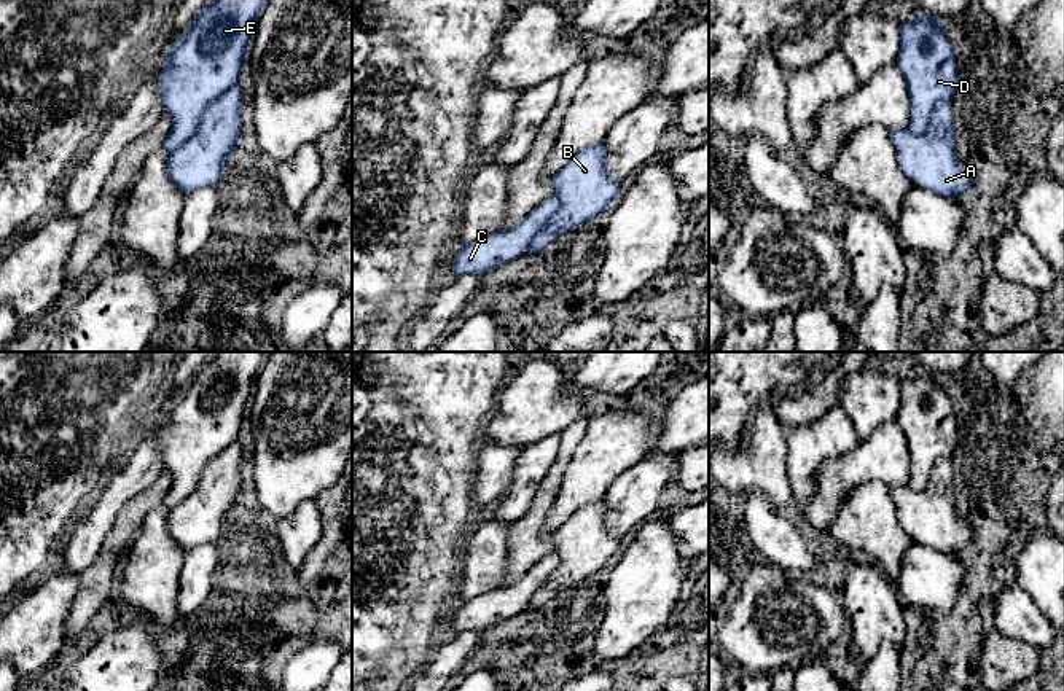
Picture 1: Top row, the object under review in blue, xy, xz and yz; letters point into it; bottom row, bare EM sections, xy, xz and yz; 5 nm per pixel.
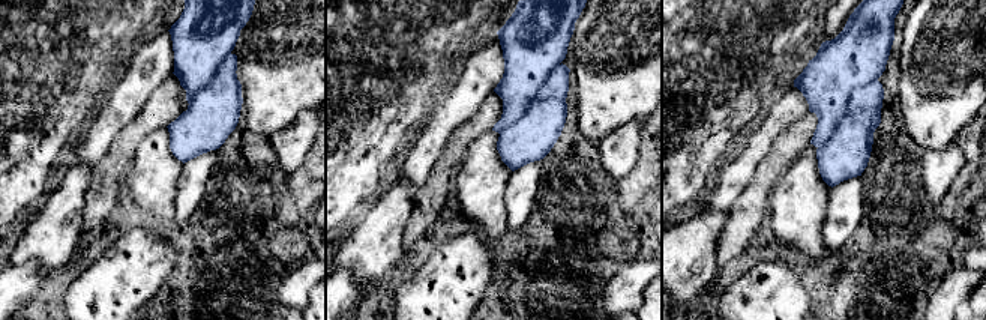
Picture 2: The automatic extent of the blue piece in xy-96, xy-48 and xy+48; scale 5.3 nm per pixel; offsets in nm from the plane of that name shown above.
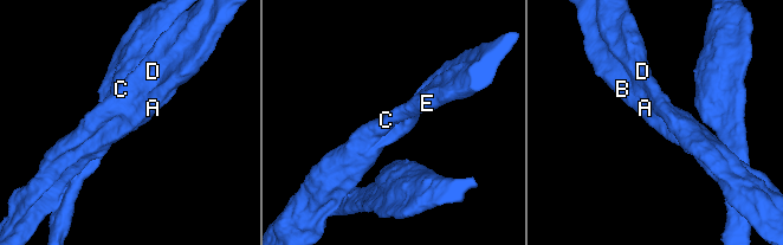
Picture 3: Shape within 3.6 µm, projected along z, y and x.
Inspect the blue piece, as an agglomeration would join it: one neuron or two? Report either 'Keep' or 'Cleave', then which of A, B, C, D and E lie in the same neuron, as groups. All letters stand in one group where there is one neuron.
Cleave. Groups: A B / C D E

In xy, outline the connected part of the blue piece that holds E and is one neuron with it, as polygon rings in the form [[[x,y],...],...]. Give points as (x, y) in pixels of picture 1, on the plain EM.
[[[218,352],[164,411],[158,449],[172,478],[164,506],[193,494],[204,467],[231,446],[247,422],[253,388],[269,352]]]

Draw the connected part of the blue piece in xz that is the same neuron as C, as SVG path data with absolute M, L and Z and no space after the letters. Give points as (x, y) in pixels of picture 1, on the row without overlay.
M554 552L542 557L522 576L508 586L497 586L464 600L456 611L452 627L460 632L478 630L503 623L526 611L534 592L550 578L559 559Z

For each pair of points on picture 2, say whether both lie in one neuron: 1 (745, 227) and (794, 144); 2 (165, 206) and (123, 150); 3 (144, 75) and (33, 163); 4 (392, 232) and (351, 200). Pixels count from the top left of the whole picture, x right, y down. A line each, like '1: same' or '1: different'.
1: same
2: different
3: different
4: different

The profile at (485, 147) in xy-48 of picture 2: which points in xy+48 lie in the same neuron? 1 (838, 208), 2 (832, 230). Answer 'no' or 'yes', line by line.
1: no
2: no

